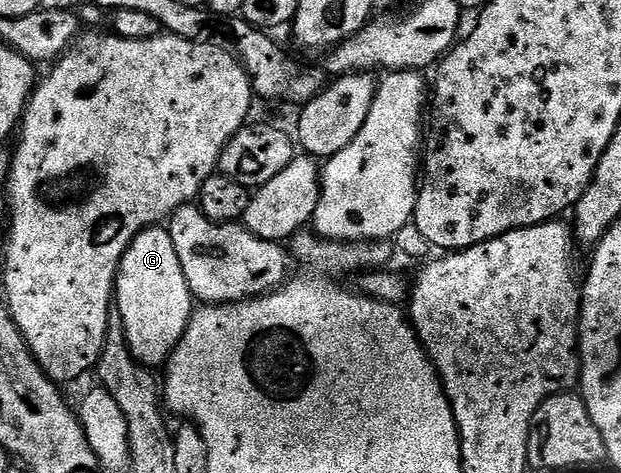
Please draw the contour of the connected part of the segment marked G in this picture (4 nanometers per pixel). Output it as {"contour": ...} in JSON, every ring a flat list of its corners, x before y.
{"contour":[[170,228,146,229,129,243,119,264,113,301,134,357,148,367,162,366,185,335,193,312,191,288,181,271]]}

